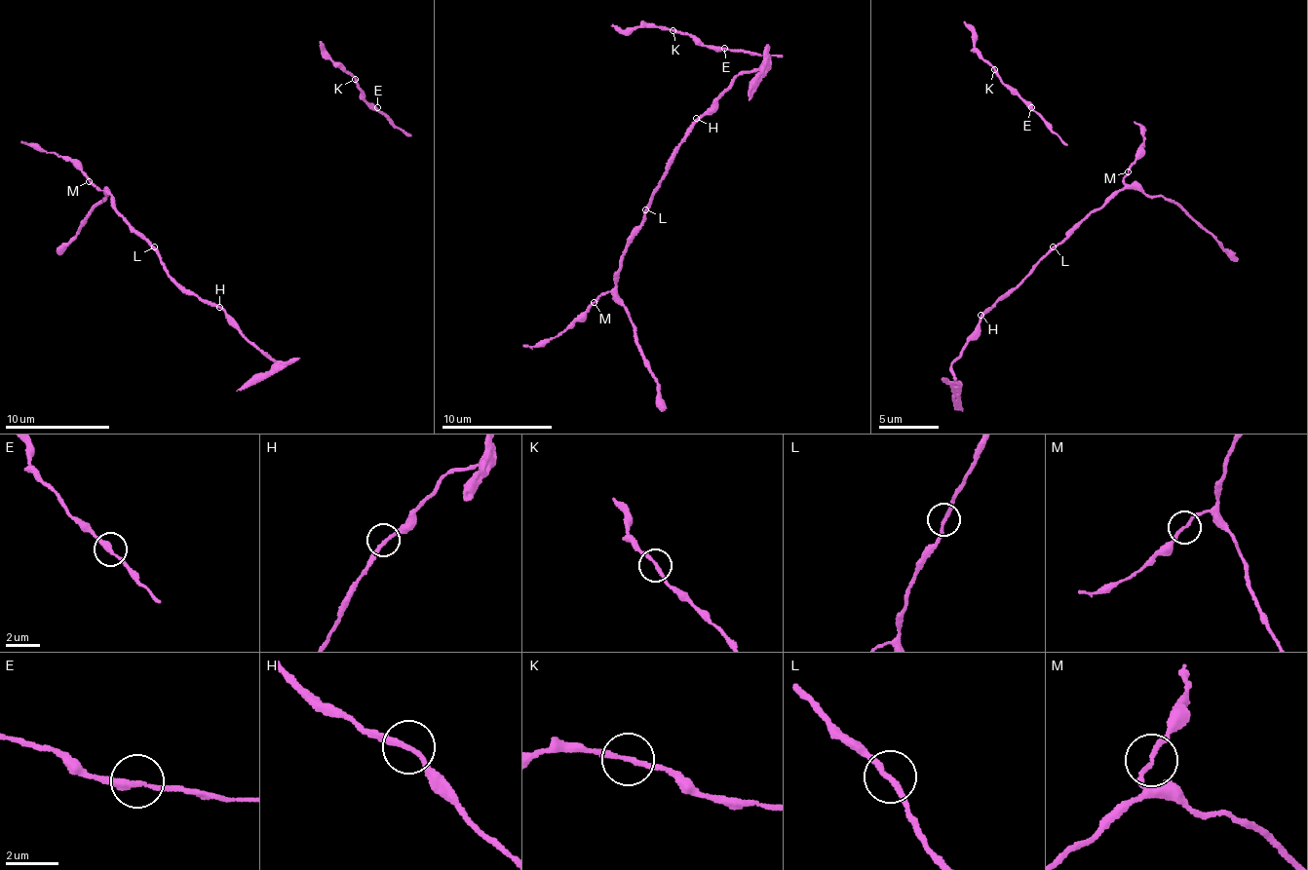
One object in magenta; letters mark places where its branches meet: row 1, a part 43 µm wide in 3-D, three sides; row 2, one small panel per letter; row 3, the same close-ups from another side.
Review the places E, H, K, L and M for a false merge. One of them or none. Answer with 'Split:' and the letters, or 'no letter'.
Split: no letter

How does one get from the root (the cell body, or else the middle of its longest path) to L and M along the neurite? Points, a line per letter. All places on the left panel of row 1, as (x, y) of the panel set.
L: (221, 306), (207, 303), (180, 288), (171, 280), (154, 246)
M: (221, 306), (207, 303), (171, 280), (152, 246), (117, 214), (112, 195), (89, 181)

